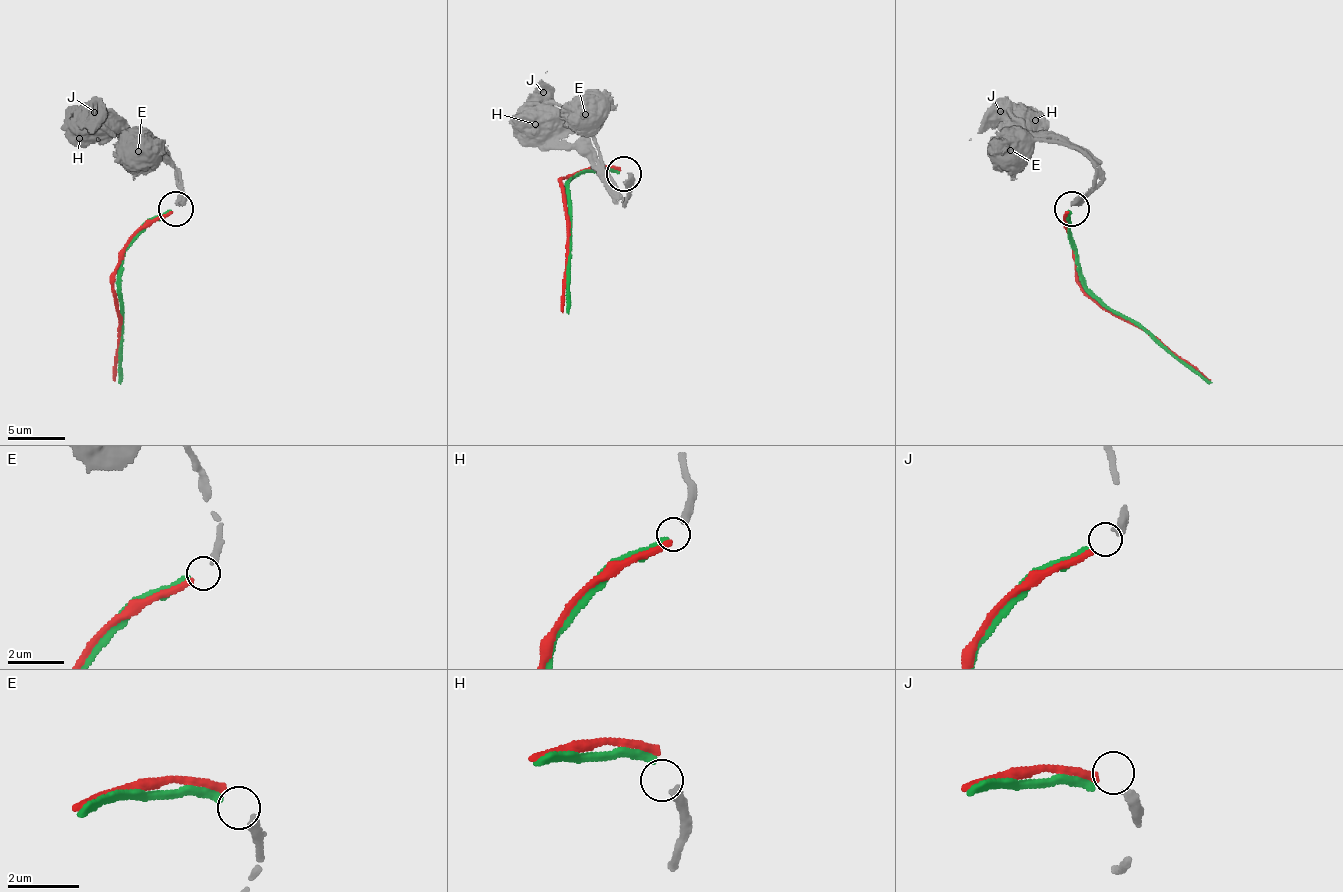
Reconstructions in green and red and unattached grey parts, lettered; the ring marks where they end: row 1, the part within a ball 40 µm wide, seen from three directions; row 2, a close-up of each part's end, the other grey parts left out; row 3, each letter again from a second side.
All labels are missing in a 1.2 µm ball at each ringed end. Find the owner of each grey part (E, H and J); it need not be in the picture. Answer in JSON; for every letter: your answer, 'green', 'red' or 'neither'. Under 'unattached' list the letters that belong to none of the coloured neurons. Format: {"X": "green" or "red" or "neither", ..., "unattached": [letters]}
{"E": "green", "H": "neither", "J": "red", "unattached": ["H"]}

